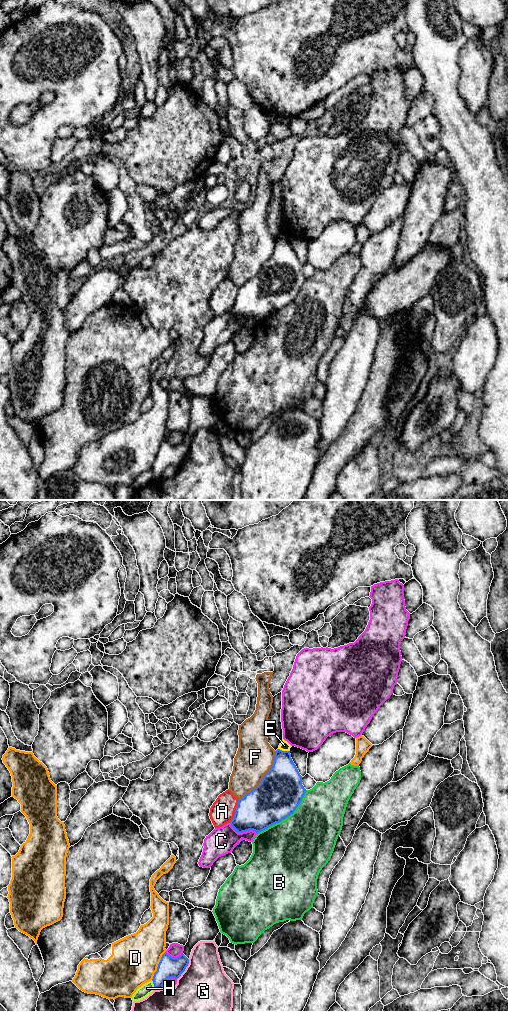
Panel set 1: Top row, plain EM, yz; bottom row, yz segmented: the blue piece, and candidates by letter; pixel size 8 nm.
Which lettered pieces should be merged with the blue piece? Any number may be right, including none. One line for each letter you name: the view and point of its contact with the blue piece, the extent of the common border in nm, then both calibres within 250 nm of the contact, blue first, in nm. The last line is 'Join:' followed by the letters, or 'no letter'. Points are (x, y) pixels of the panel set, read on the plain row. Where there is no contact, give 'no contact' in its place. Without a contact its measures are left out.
Join: no letter

